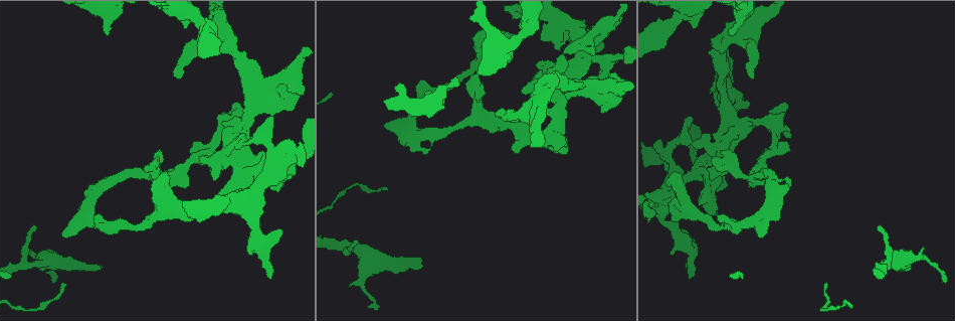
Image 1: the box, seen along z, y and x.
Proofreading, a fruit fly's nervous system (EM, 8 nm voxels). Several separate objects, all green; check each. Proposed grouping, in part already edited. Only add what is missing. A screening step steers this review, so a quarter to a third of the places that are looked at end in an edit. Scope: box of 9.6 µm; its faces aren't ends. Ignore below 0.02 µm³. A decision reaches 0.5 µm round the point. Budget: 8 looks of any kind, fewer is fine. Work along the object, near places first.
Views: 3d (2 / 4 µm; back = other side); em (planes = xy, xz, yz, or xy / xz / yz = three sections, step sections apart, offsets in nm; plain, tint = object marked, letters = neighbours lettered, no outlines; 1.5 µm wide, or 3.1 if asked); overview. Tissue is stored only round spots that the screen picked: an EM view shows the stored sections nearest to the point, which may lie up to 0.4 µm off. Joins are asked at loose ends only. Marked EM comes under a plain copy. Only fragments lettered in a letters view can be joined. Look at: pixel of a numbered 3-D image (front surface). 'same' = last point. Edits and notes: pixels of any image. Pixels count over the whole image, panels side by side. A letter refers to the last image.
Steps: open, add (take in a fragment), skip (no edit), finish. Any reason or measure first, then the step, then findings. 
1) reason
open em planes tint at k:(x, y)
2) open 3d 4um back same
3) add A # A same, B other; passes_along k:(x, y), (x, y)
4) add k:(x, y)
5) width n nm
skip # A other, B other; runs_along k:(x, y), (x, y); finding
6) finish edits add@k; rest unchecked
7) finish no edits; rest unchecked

open 3d 4um at 1:(879, 226)

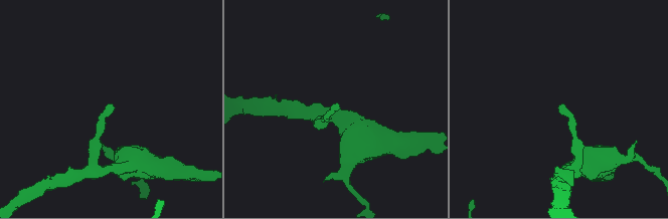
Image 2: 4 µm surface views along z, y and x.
open em xy step 4 letters at 2:(339, 105)

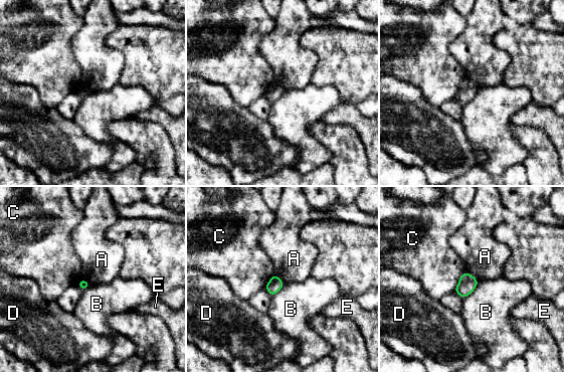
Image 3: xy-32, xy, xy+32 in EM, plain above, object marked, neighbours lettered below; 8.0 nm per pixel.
skip # A other, B other, C other, D other, E other; border 3:(466, 270), (478, 282); none of them fits

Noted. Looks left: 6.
branch stops here
open 3d 2um at 1:(186, 27)

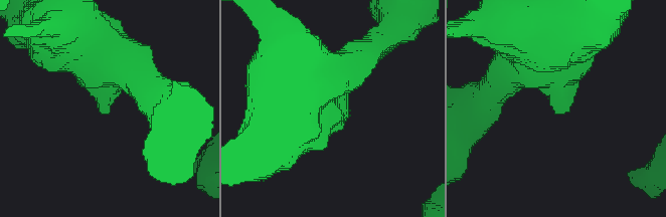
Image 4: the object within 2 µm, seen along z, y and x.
open em xy step 8 tint at 4:(102, 113)

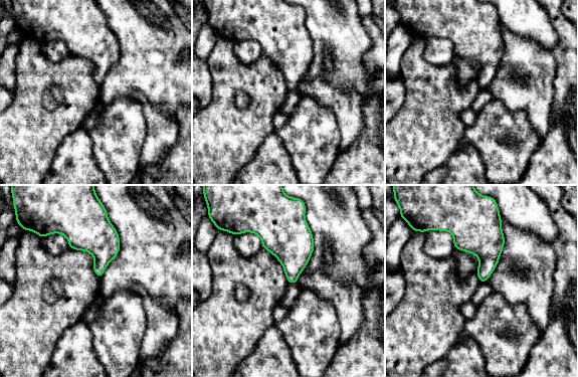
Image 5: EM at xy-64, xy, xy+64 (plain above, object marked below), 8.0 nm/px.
open em planes letters same

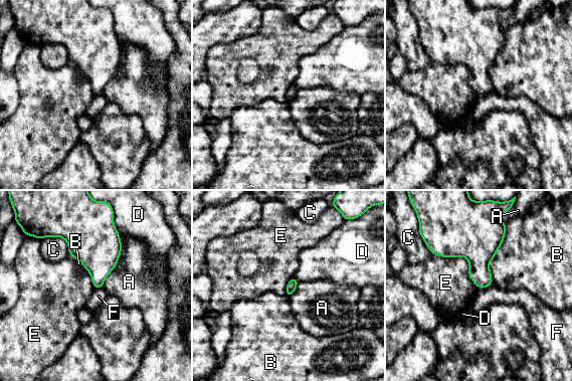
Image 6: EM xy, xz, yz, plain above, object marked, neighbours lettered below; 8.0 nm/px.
skip # A other, B other, C other, D other, E other, F other; border 6:(491, 284), (480, 289); none of them fits

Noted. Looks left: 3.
branch stops here
open 3d 4um at 1:(558, 50)

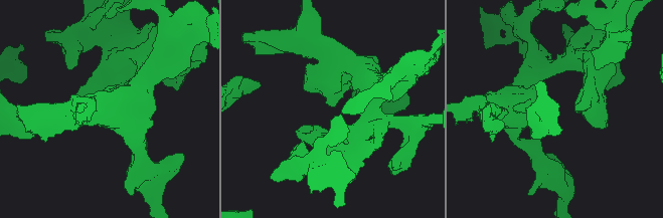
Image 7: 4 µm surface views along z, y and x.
shape alone is not enough
open em planes letters at 7:(334, 106)

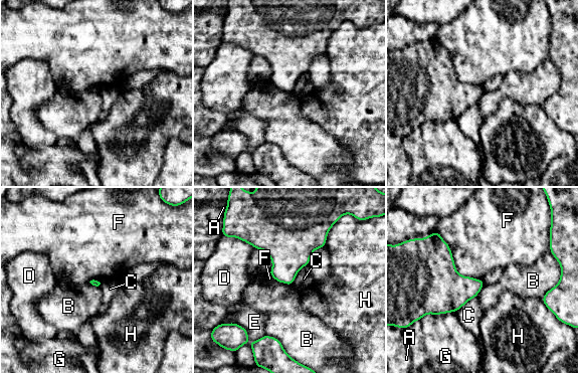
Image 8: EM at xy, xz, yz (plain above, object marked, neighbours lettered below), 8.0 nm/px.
longest_contact F 550 nm
skip # A other, B other, C other, D other, E other, F other, G other, H other; border 8:(265, 334), (276, 338), (287, 353); no lettered fragment goes on from it

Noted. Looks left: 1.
finish no edits; rest unchecked

